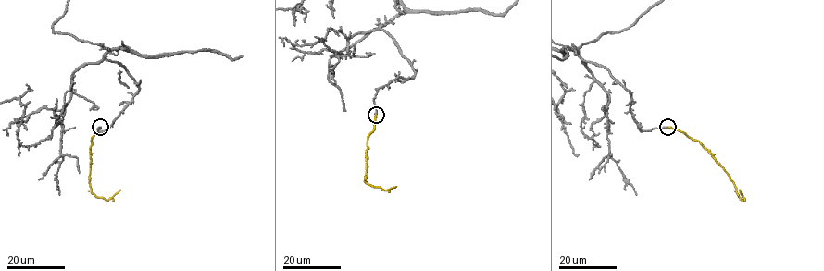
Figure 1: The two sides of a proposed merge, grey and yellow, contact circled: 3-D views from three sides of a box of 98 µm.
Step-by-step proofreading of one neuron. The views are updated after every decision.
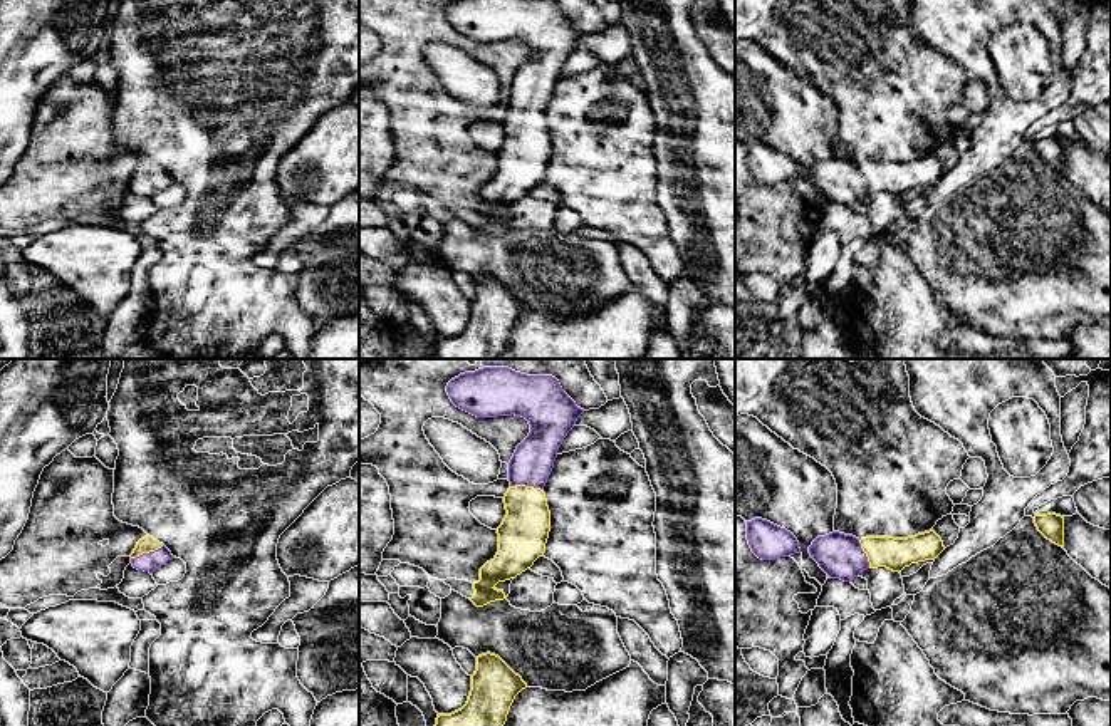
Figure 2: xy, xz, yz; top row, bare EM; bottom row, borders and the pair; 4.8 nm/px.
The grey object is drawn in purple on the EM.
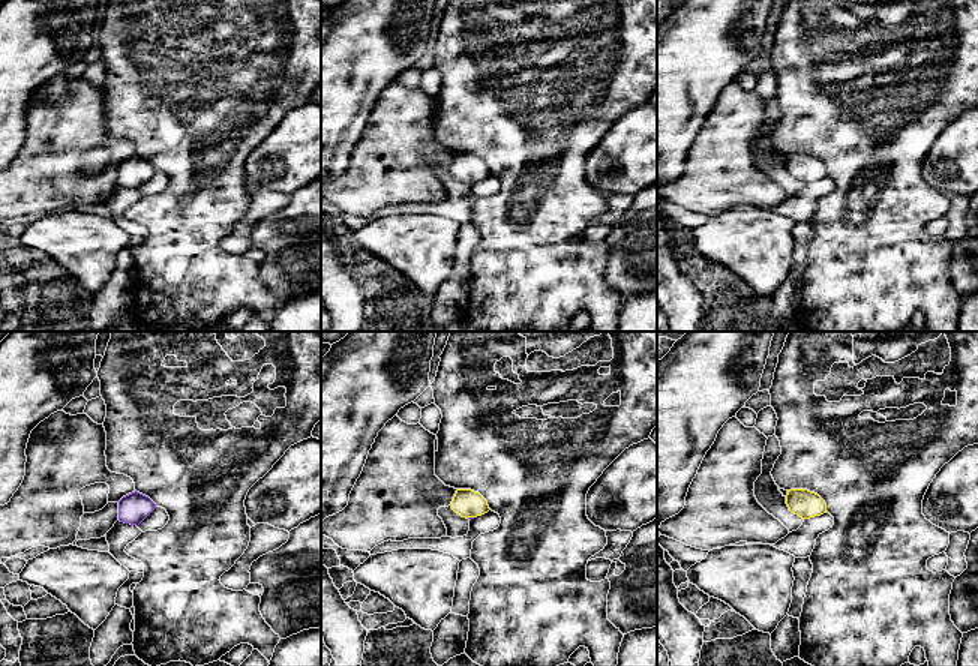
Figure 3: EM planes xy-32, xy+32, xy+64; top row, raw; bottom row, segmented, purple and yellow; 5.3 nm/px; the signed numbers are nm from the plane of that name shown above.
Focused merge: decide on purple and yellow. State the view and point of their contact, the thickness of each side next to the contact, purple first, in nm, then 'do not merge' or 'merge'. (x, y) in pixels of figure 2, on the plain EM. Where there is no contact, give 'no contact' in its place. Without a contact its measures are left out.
meets purple in xz at (527, 109); 200 nm thick on the purple side, 240 nm on the other; merge

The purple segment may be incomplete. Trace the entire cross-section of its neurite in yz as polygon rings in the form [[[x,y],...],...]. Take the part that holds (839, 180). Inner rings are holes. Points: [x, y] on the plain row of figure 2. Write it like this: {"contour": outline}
{"contour": [[[933,154],[908,163],[866,161],[861,164],[832,156],[817,161],[809,171],[809,178],[819,191],[831,203],[844,206],[851,206],[869,191],[901,196],[911,188],[935,184],[943,174],[943,166]]]}

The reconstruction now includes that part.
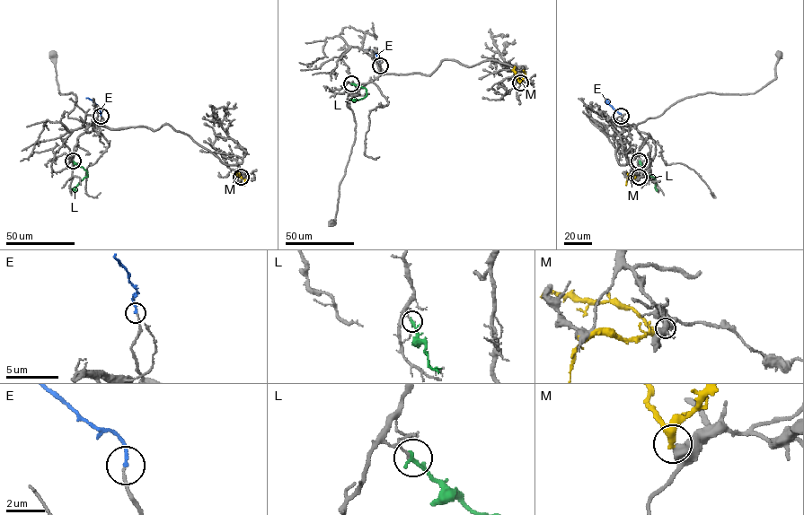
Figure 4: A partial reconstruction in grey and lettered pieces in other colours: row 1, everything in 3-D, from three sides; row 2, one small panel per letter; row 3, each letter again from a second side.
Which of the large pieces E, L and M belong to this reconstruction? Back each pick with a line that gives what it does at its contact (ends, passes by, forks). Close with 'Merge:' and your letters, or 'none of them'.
E: it ends
Merge: E

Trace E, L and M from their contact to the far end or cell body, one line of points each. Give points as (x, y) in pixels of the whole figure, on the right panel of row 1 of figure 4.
E: (621, 116), (605, 98)
L: (639, 161), (643, 170), (654, 178), (657, 190)
M: (639, 177), (622, 173)

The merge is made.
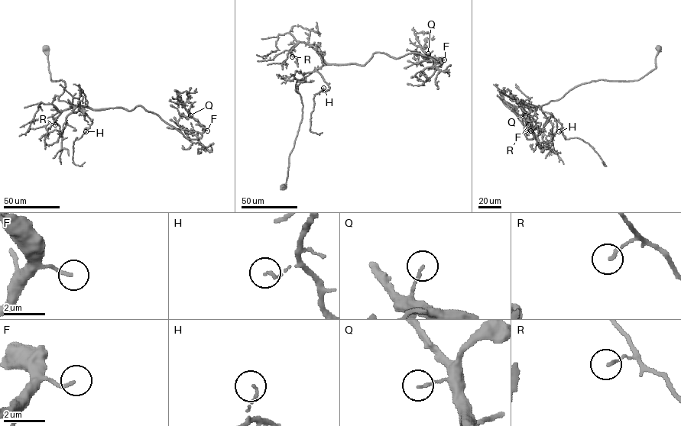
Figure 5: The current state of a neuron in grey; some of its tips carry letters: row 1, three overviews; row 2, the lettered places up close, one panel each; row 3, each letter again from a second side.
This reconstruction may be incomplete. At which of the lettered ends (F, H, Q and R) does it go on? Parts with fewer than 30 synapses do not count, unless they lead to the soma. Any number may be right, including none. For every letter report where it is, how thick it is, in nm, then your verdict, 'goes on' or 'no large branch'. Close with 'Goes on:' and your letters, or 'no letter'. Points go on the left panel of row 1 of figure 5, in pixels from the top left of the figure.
F: (207, 130) | 140 nm | goes on
H: (85, 131) | 110 nm | no large branch
Q: (190, 115) | 120 nm | no large branch
R: (55, 124) | 130 nm | no large branch
Goes on: F

